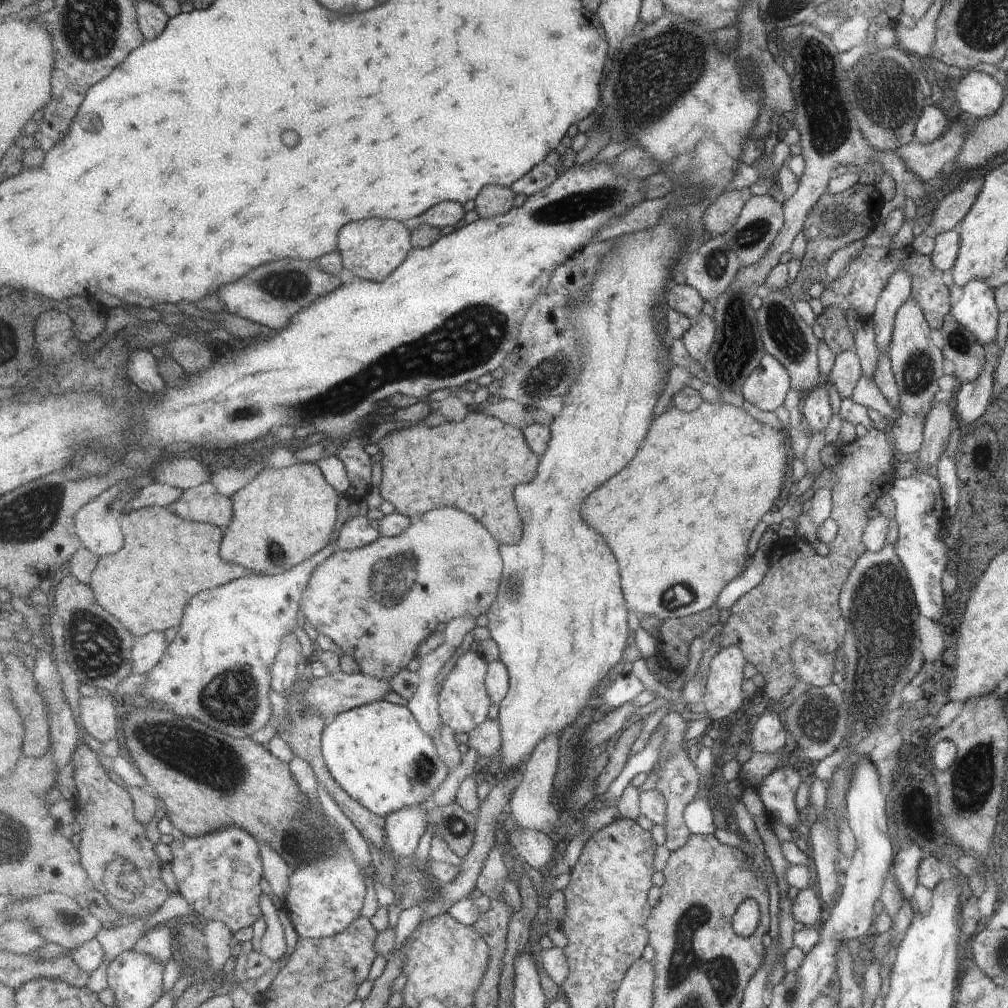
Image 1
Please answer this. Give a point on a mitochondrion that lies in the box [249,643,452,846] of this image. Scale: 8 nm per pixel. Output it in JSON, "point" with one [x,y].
{"point":[423,773]}

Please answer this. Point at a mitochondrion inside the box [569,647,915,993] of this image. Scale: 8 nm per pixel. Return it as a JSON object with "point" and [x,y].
{"point":[817,718]}

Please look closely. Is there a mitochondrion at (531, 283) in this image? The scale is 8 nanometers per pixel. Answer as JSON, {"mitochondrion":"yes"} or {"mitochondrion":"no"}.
{"mitochondrion":"no"}

